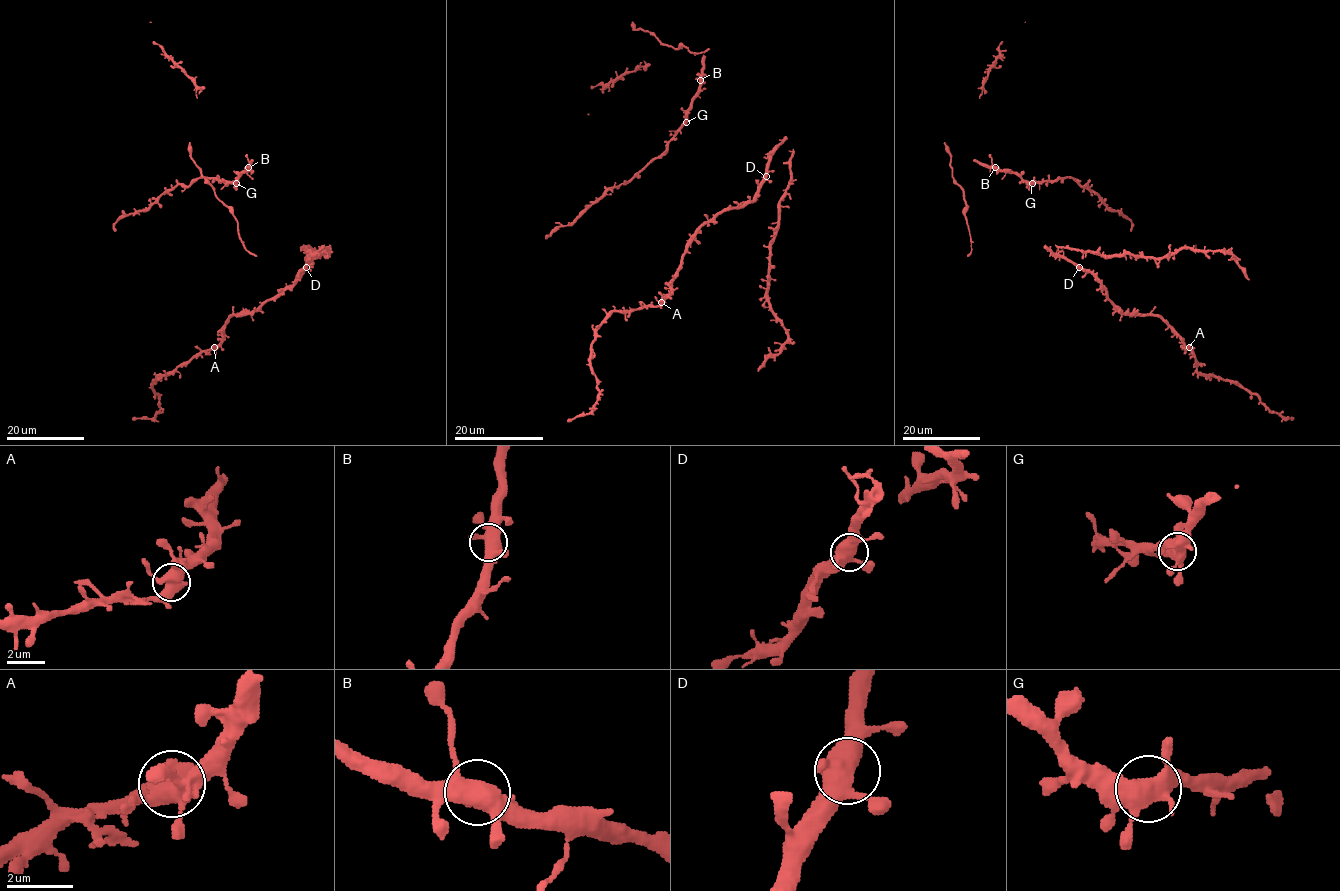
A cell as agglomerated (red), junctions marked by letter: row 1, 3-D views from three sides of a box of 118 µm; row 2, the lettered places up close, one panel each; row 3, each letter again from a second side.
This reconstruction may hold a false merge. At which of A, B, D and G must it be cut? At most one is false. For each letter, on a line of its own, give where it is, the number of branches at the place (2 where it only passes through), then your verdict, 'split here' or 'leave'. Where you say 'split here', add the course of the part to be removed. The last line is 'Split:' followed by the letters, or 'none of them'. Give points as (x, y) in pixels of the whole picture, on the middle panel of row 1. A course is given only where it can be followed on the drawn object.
A: (661, 302) | 5 | leave
B: (700, 80) | 5 | leave
D: (766, 176) | 4 | leave
G: (686, 122) | 5 | leave
Split: none of them

